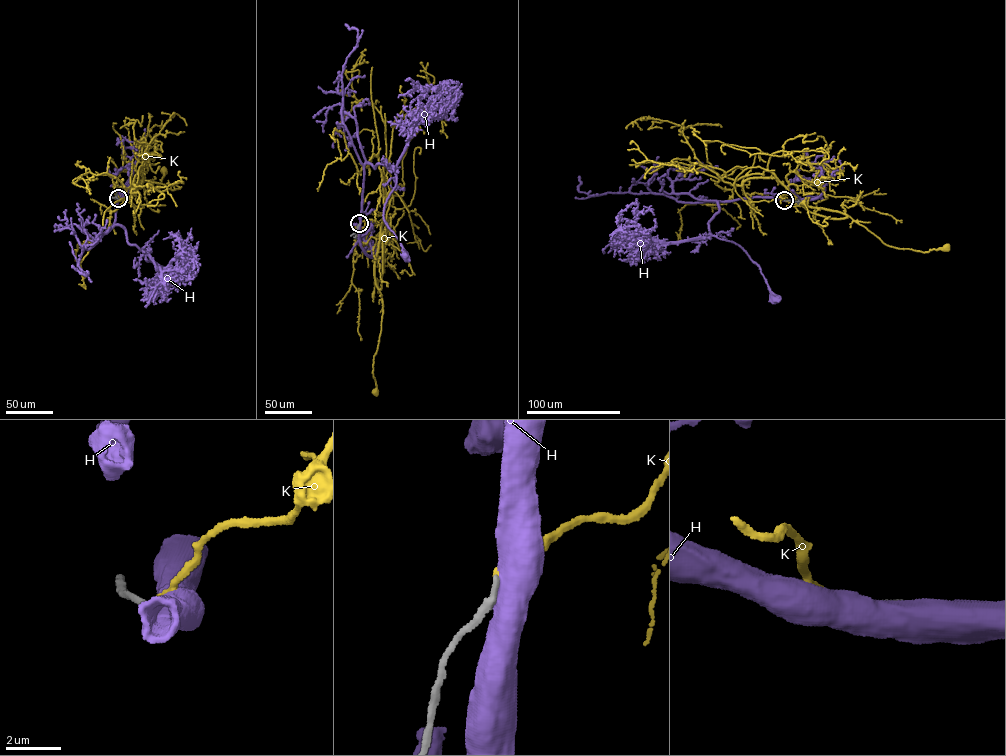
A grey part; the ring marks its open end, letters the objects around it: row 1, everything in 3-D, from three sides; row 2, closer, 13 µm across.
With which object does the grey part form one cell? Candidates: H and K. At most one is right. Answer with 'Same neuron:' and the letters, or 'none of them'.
Same neuron: K

